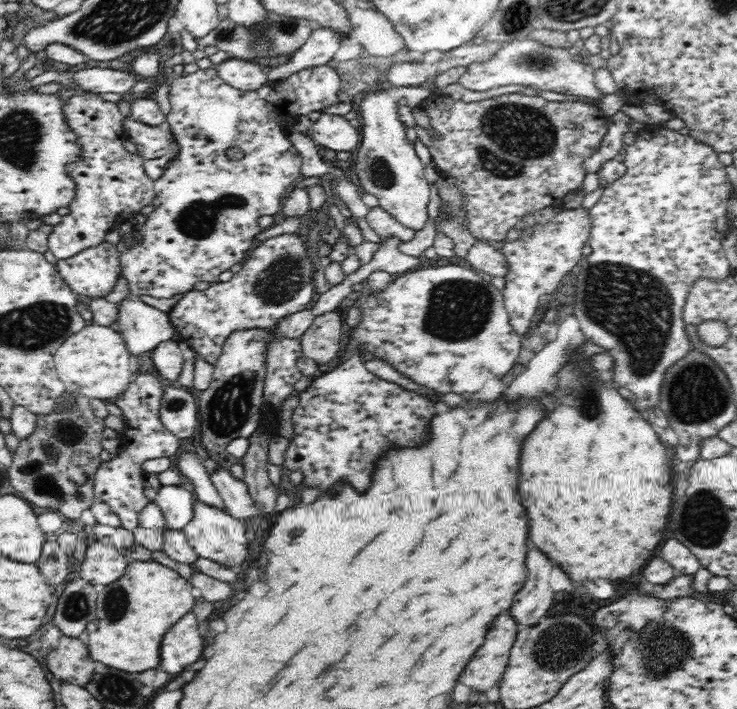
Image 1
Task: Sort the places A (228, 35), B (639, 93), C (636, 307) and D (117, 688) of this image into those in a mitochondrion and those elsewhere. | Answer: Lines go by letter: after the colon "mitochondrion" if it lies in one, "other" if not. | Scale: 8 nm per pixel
A: mitochondrion
B: other
C: mitochondrion
D: mitochondrion

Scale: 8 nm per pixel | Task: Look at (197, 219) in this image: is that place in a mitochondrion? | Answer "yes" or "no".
yes

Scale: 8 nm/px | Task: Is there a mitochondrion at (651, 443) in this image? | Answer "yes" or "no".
no

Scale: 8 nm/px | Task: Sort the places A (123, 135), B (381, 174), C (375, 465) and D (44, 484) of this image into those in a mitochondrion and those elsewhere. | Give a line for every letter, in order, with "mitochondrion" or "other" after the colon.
A: other
B: mitochondrion
C: other
D: mitochondrion

